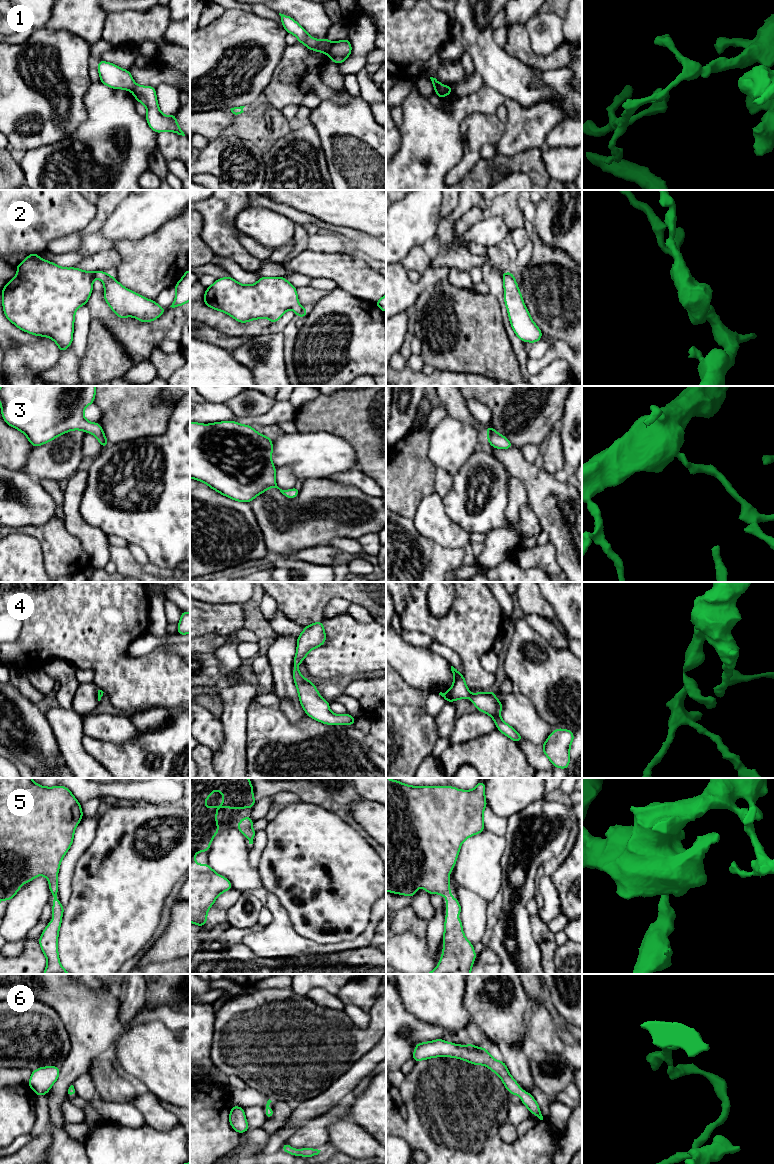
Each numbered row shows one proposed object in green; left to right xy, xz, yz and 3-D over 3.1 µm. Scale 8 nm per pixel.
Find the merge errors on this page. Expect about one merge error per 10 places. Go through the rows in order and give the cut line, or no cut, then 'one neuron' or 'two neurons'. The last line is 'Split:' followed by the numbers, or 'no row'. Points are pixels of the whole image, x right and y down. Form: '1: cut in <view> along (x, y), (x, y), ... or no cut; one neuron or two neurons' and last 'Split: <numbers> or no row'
1: cut in xz along (333, 43), (328, 53); two neurons
2: no cut; one neuron
3: no cut; one neuron
4: no cut; one neuron
5: no cut; one neuron
6: no cut; one neuron
Split: 1

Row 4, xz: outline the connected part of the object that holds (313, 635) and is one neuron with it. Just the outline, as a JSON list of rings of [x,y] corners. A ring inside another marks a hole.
[[[323,621],[307,625],[297,638],[297,650],[293,661],[293,679],[299,694],[299,702],[307,716],[327,725],[355,725],[356,719],[349,713],[336,715],[329,709],[330,703],[323,699],[316,686],[304,678],[298,665],[308,653],[326,642]]]

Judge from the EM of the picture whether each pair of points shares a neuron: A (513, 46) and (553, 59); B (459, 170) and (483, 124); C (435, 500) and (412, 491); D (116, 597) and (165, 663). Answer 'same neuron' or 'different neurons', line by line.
A: same neuron
B: same neuron
C: different neurons
D: same neuron

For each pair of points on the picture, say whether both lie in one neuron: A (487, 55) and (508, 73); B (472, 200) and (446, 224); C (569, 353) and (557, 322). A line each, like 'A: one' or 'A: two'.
A: one
B: one
C: two

